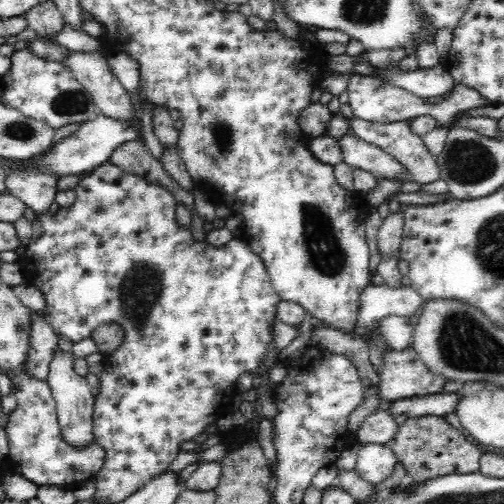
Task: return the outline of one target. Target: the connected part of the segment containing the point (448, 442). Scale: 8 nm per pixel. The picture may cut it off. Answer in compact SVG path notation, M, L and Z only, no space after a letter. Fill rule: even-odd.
M426 414L426 416L408 417L399 426L396 436L385 444L397 456L406 470L408 481L416 483L448 474L470 474L478 472L482 452L473 443L458 433L442 417Z

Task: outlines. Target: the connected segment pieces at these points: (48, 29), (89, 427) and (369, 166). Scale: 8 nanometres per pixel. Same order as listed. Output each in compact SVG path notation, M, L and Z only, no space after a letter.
M46 1L35 6L28 14L25 14L25 17L27 18L27 28L34 30L45 41L54 40L65 25L63 14L53 1Z
M58 349L50 361L47 384L55 400L56 419L58 419L58 428L62 438L70 447L82 450L94 443L93 406L95 405L95 396L87 380L74 371L74 367L72 367L74 359L72 353L64 353Z
M348 121L348 132L336 139L342 162L352 168L361 168L371 172L376 178L393 178L407 182L408 171L392 155L385 153L375 144L362 140L351 128Z

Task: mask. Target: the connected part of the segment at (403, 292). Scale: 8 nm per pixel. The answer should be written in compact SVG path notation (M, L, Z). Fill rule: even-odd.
M369 284L359 296L360 310L354 332L364 338L366 329L374 321L380 322L388 316L398 316L414 324L414 315L424 302L425 300L411 286L389 288L385 285Z

